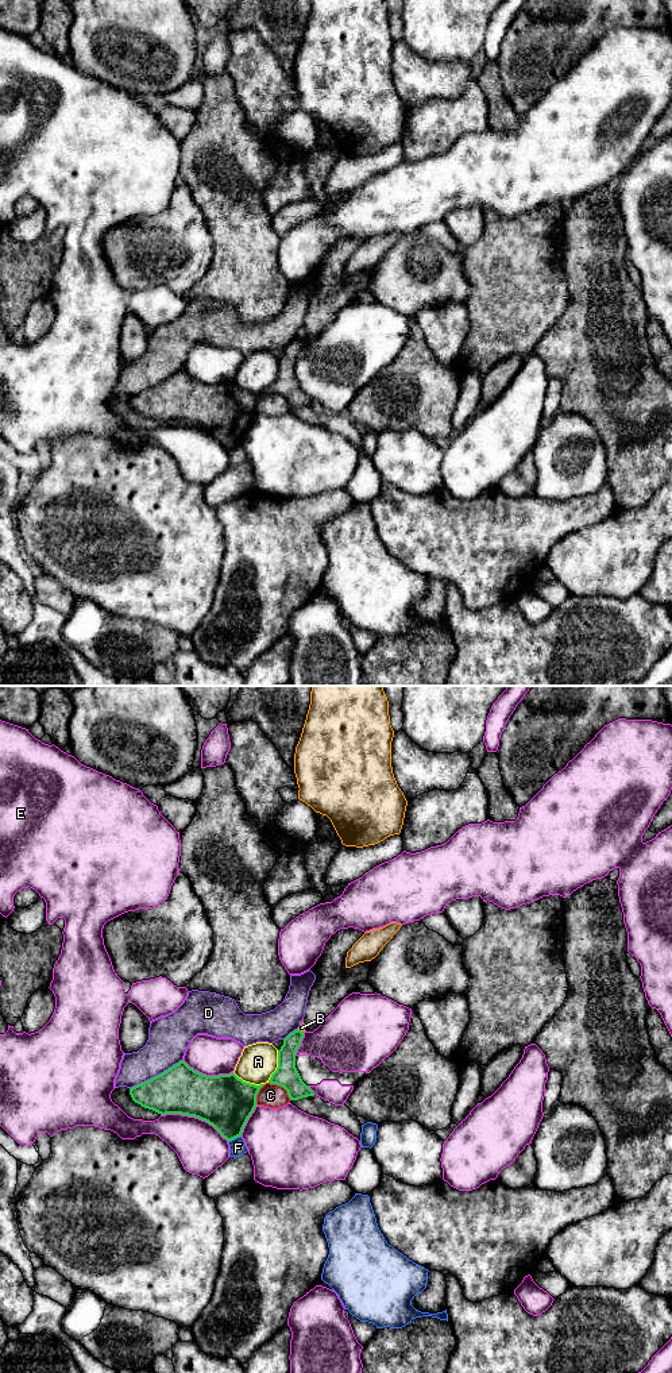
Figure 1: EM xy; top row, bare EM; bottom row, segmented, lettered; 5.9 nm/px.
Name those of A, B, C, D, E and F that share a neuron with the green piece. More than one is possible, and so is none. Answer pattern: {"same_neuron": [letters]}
{"same_neuron": []}

